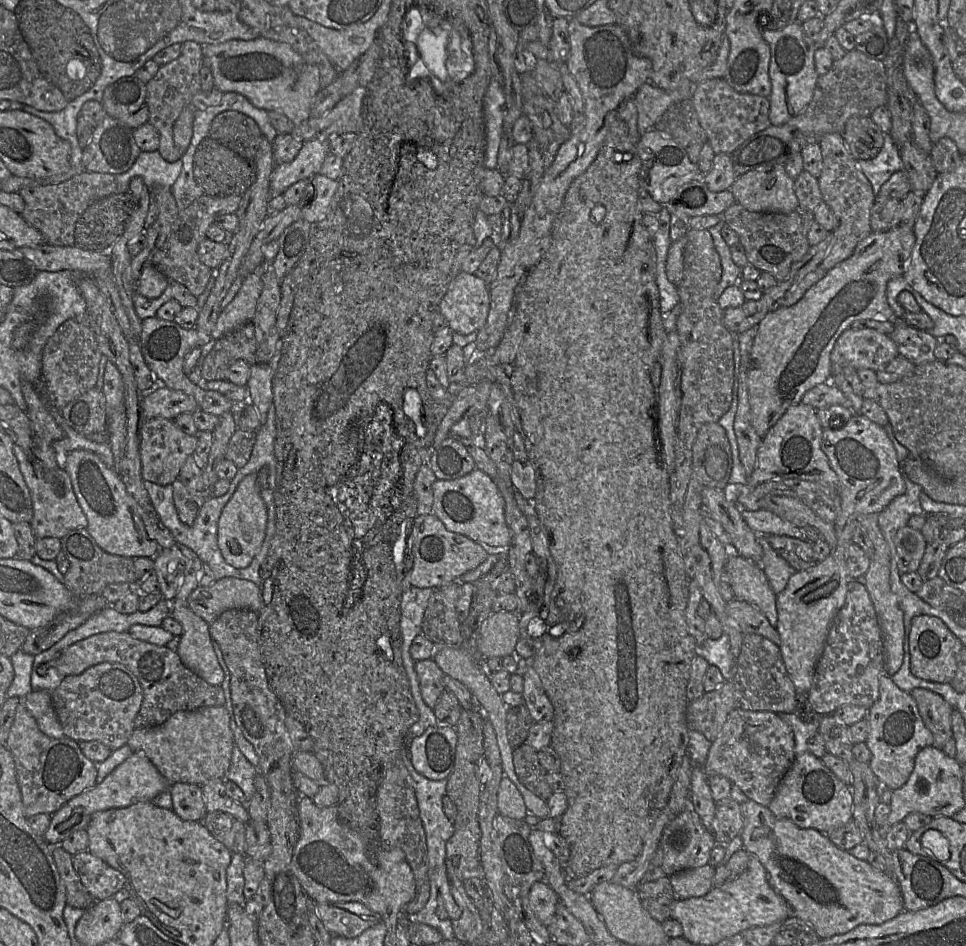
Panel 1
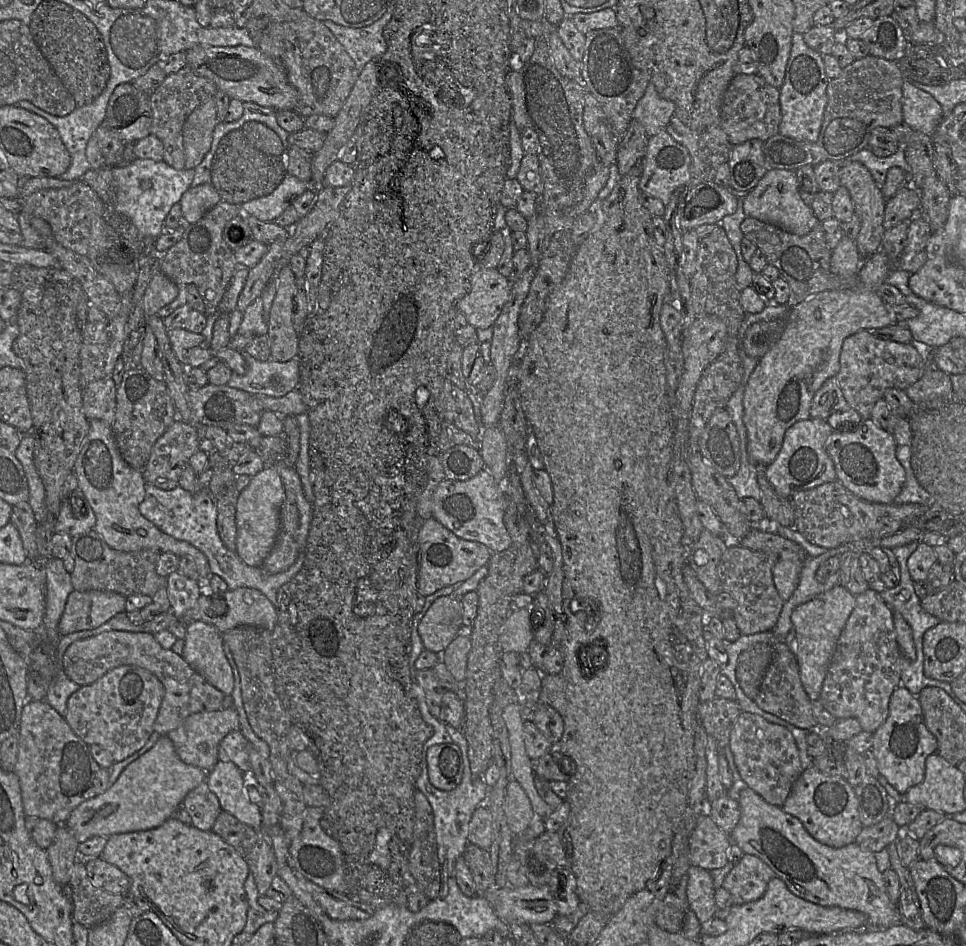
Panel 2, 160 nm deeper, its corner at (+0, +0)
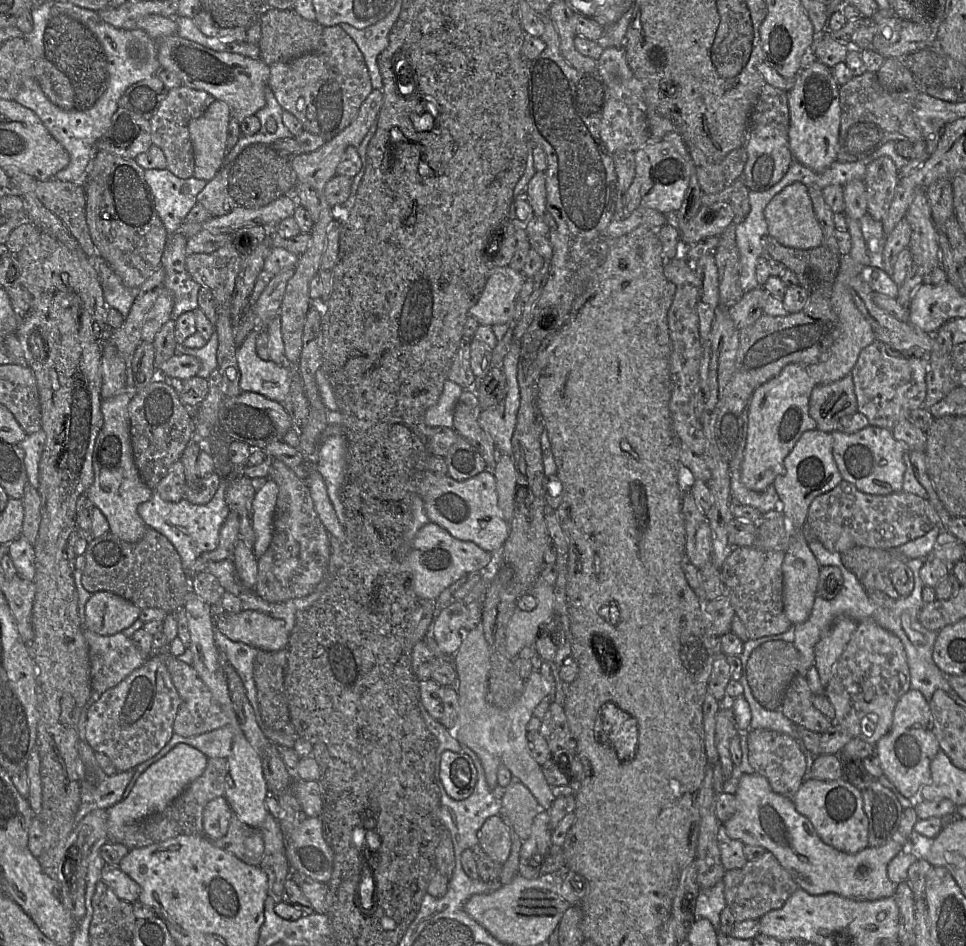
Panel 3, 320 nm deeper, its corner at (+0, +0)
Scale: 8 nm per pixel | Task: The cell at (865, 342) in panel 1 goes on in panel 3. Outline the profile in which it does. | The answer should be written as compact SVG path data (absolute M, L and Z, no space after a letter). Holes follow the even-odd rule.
M879 340L873 341L861 351L850 372L854 383L857 411L867 417L870 425L891 430L898 422L908 420L911 411L924 407L927 395L926 373L926 359L902 354Z

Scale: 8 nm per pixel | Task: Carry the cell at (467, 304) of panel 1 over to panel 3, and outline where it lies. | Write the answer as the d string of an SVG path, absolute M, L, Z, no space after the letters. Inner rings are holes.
M493 266L478 302L469 310L469 316L481 326L514 323L516 302L526 279L521 271L509 266Z

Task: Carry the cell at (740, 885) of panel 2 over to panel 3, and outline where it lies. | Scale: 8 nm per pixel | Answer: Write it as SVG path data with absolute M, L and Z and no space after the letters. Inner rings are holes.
M770 852L757 860L747 861L742 868L727 870L724 878L724 897L736 922L759 920L766 913L780 909L799 889L791 875Z

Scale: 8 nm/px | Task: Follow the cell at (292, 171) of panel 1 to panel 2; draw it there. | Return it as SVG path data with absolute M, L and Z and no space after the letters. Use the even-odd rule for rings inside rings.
M287 173L272 193L241 204L238 216L254 216L265 222L273 222L292 205L296 197L310 188L314 188L311 180L302 181Z

